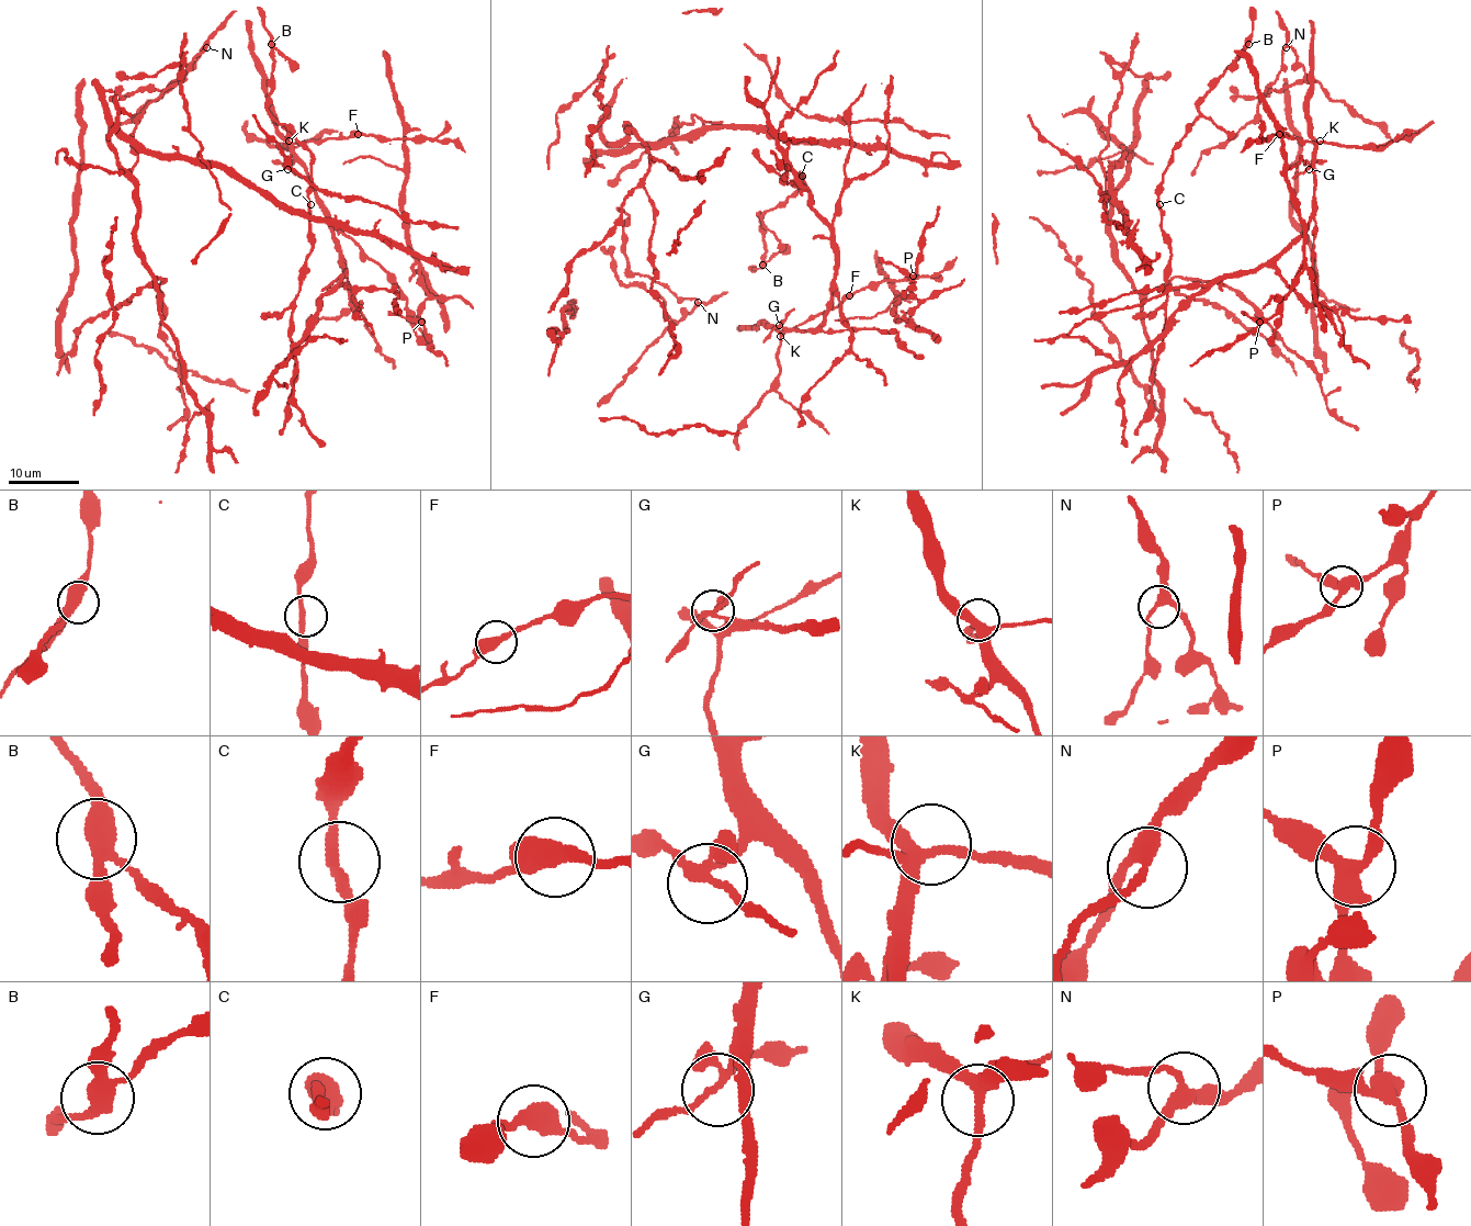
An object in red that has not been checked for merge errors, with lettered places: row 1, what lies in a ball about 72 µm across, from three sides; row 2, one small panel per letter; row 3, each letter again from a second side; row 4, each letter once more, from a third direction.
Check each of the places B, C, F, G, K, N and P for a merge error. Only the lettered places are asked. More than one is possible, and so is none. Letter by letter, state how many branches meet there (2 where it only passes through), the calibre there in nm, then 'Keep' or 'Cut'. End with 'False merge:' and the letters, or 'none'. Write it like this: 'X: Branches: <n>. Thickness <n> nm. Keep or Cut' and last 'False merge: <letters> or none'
B: Branches: 3. Thickness 400 nm. Keep
C: Branches: 2. Thickness 240 nm. Keep
F: Branches: 3. Thickness 360 nm. Keep
G: Branches: 4. Thickness 190 nm. Keep
K: Branches: 4. Thickness 300 nm. Keep
N: Branches: 3. Thickness 300 nm. Keep
P: Branches: 3. Thickness 360 nm. Keep
False merge: none

